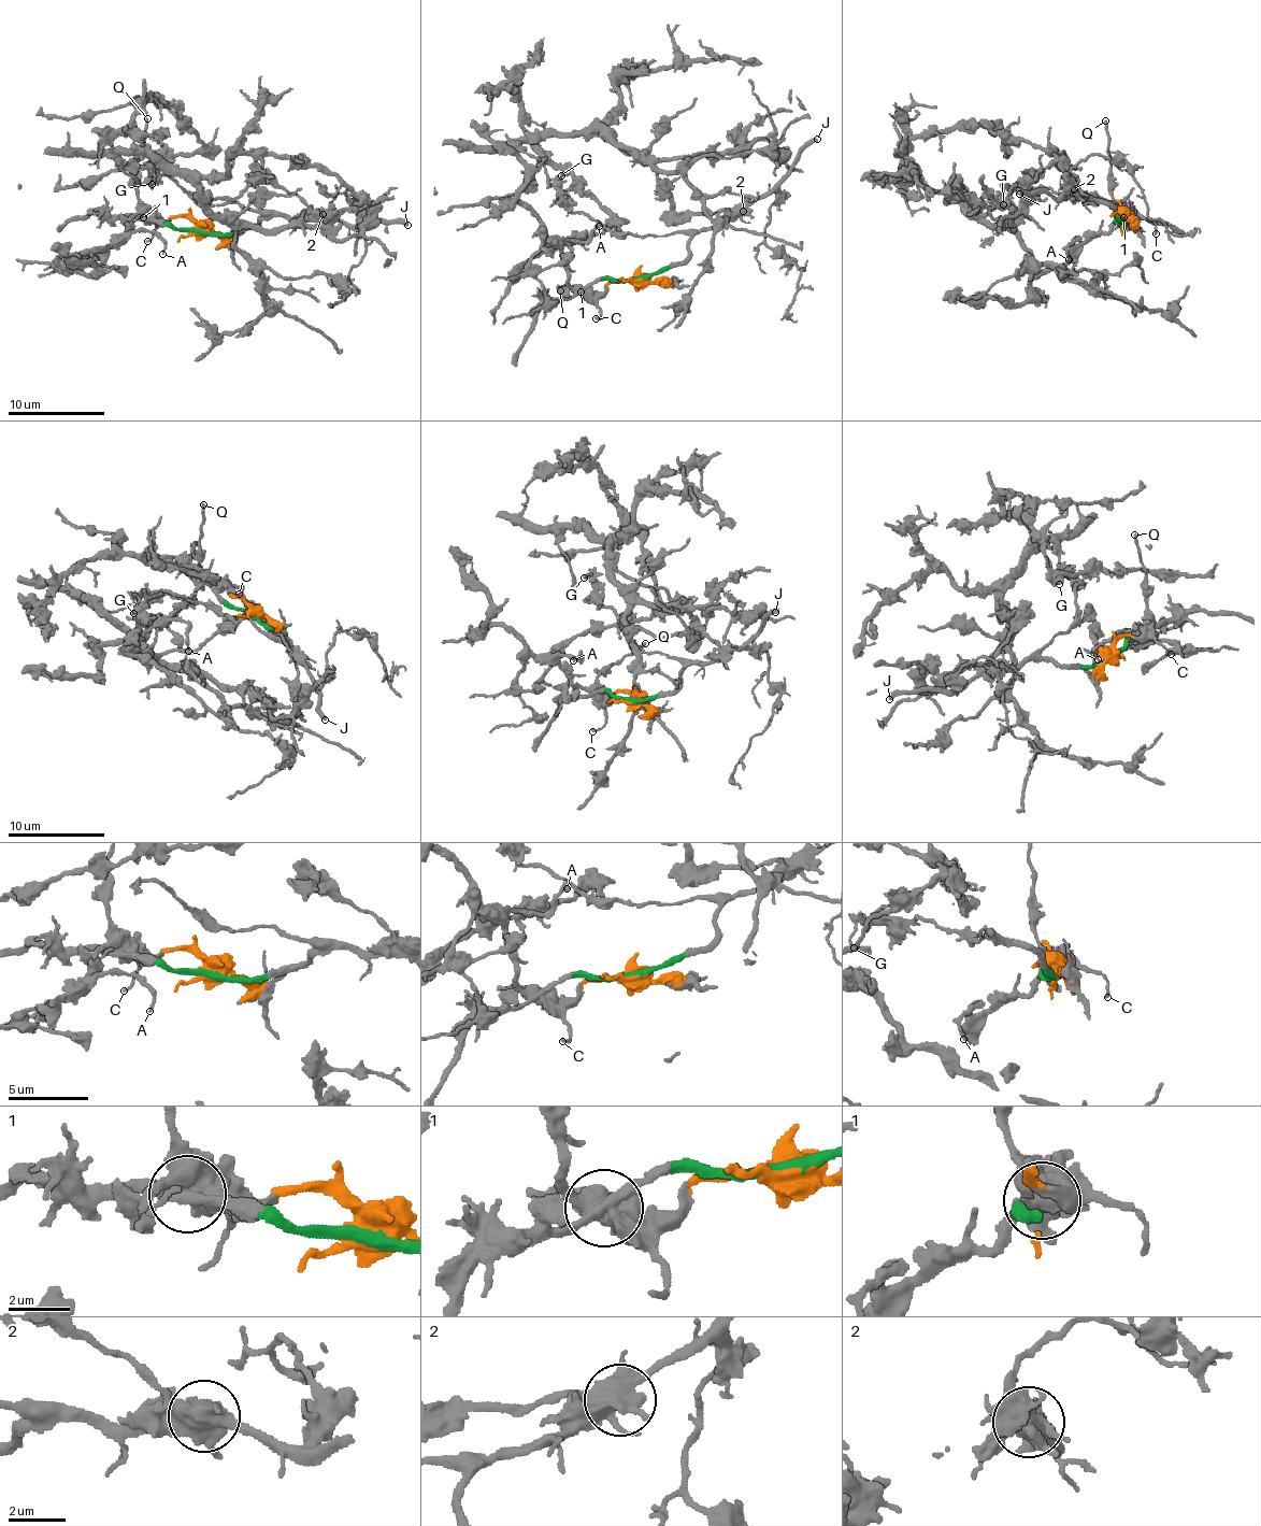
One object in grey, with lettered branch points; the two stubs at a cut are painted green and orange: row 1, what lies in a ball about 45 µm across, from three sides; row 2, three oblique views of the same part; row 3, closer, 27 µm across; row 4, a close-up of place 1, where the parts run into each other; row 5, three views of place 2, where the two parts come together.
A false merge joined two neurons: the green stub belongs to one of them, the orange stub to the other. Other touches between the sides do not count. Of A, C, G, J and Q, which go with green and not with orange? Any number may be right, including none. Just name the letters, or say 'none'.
G, J

